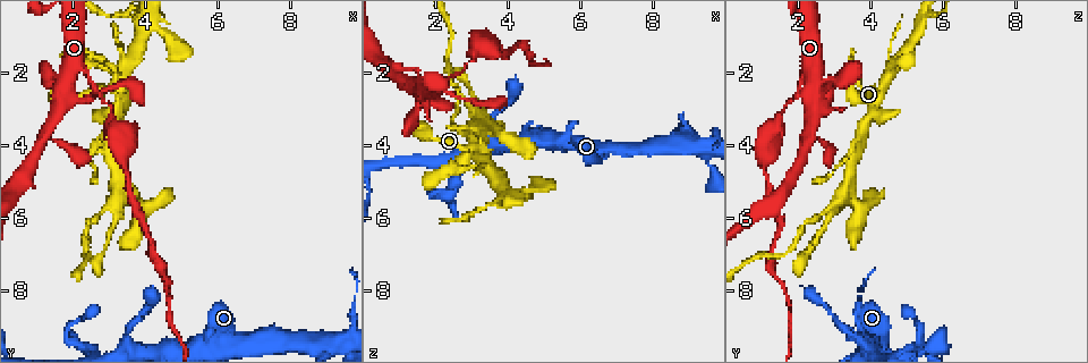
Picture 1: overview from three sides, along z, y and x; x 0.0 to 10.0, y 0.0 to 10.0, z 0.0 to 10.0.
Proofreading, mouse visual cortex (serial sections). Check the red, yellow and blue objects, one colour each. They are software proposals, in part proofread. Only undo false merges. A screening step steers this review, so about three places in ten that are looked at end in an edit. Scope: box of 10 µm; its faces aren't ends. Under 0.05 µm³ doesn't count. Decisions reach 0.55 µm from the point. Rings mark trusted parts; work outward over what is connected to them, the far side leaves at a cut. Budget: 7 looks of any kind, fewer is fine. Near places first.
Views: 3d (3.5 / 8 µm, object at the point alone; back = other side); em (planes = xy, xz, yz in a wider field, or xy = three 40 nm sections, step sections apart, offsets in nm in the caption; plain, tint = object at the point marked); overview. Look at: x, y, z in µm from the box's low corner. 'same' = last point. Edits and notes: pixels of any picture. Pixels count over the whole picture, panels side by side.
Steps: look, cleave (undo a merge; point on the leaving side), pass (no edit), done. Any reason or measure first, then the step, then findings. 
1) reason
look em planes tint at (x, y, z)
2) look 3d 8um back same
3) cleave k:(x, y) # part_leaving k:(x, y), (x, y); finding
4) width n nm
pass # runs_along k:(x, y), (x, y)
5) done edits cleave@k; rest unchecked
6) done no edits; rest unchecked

sudden change in width
look 3d 3.5um at (3.05, 3.30, 1.50)

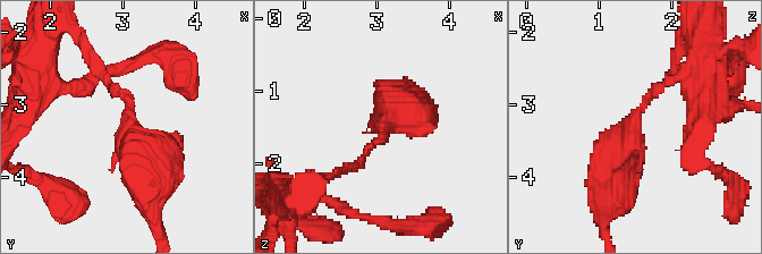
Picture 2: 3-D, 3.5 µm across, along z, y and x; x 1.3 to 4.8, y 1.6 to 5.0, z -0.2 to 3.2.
arm_widths 150, 600 nm; need the tissue
look em planes tint at (3.10, 3.35, 1.45)

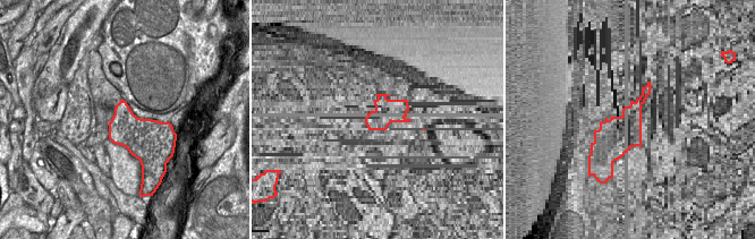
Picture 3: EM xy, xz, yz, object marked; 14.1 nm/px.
cleave 2:(415, 133) # part_leaving 2:(383, 129), (408, 109), (405, 98); two cells meet here

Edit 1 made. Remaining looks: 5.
look overview

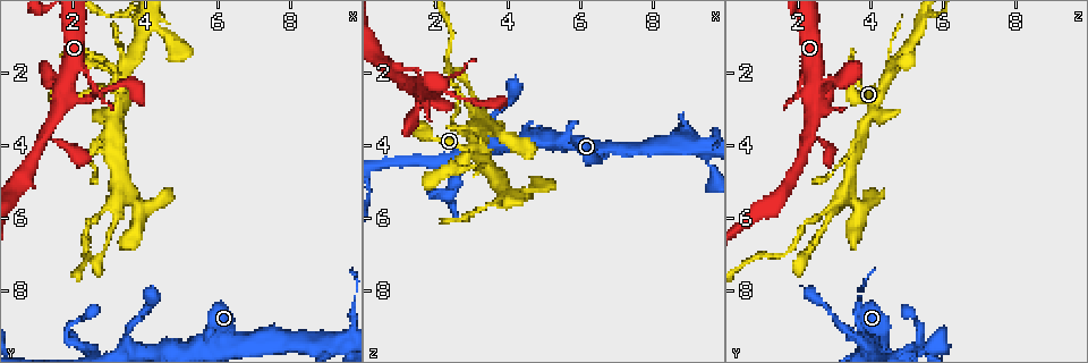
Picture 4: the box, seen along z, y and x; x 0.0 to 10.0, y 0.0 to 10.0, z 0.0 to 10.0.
looks like a crossing
look 3d 8um back at (3.85, 1.10, 5.25)

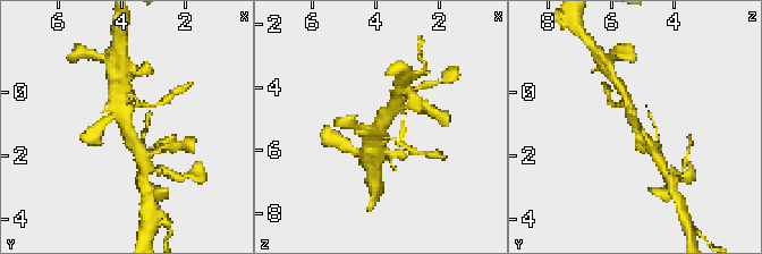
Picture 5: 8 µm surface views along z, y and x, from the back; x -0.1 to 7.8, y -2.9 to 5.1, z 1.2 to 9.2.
arms 4; arm_widths 150, 150, 300, 350 nm
look em xy step 3 tint same

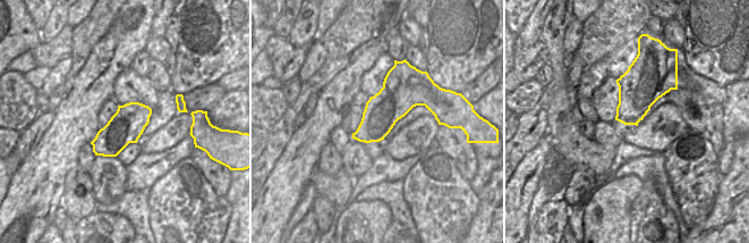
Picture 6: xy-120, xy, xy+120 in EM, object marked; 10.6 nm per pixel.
width 380 nm
pass # runs_along 5:(653, 150), (634, 125), (625, 99); one cell here

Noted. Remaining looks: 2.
side arm on a straight run
look 3d 3.5um at (3.10, 5.55, 3.10)

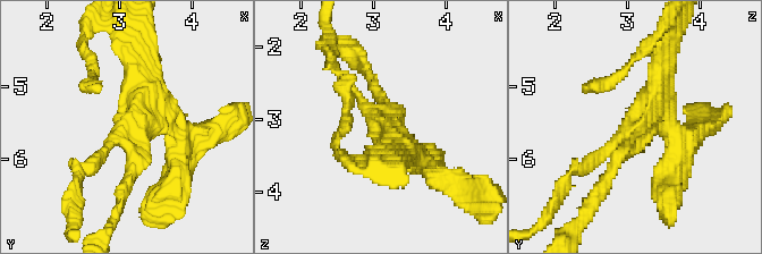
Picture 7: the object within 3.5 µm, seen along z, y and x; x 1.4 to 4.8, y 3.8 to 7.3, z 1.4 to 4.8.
shape alone is not enough
look em xy step 5 tint at (3.15, 5.60, 3.05)

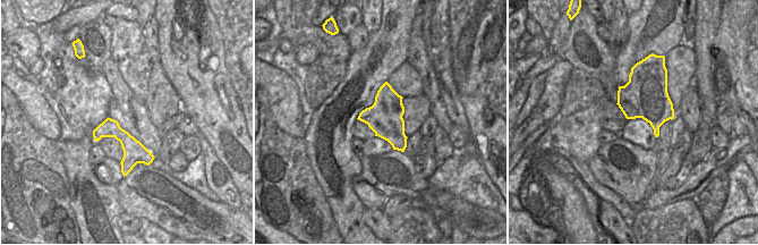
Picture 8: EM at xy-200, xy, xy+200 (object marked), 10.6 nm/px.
width 380 nm
cleave 7:(89, 166) # part_leaving 7:(109, 143), (77, 178), (74, 217); a second cell is stuck on

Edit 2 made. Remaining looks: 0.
done edits cleave@2, cleave@7; rest unchecked

